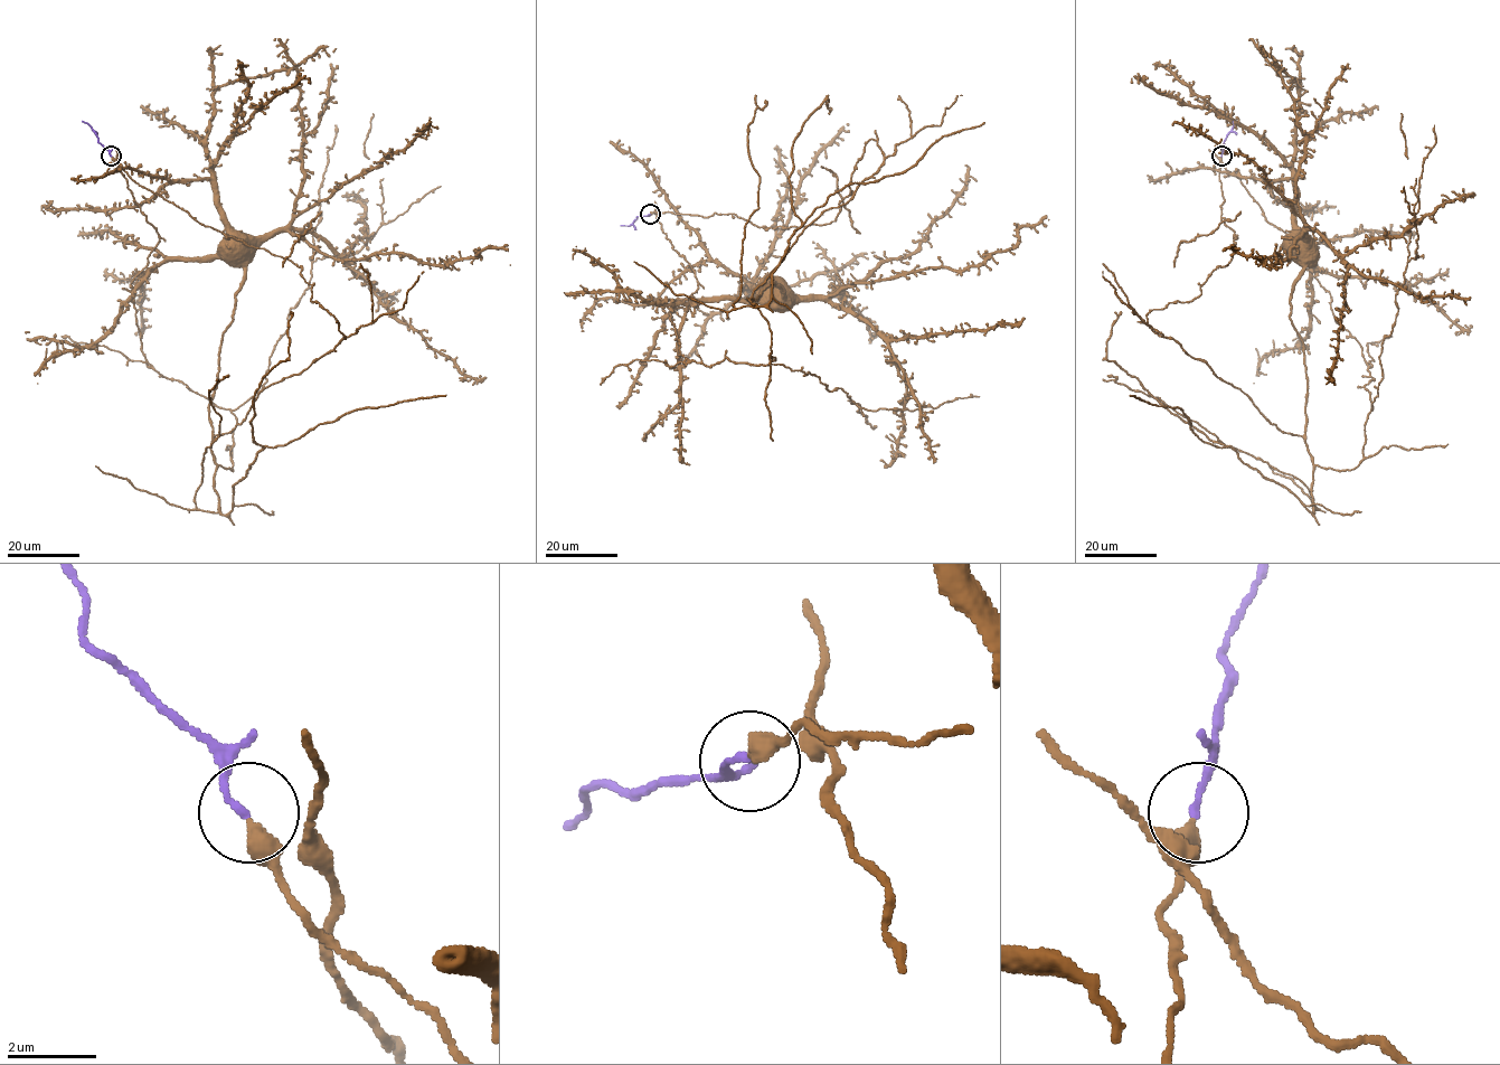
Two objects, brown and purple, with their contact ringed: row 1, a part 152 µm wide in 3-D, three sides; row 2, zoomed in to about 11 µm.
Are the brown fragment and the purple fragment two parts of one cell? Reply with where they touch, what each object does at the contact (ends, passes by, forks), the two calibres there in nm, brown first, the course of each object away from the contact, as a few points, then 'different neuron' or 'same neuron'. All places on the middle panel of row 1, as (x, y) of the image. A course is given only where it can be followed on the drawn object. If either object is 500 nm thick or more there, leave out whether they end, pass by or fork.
(650, 214) | brown passes by | purple ends | 300/140 nm | brown via (650, 214), (657, 214), (672, 248), (697, 279), (698, 288), (686, 310), (707, 300), (755, 300), (767, 290) | purple via (650, 215), (638, 216), (629, 225), (620, 225) | same neuron

